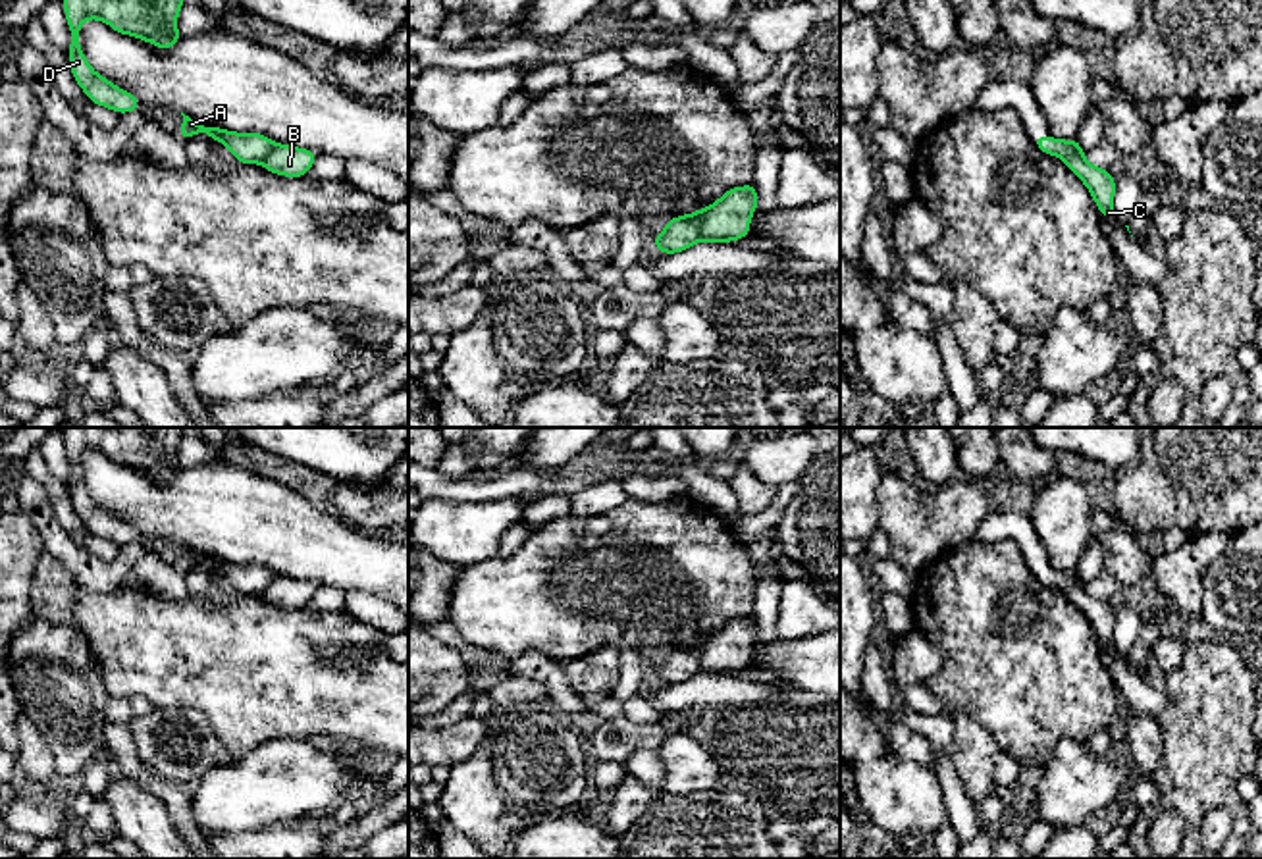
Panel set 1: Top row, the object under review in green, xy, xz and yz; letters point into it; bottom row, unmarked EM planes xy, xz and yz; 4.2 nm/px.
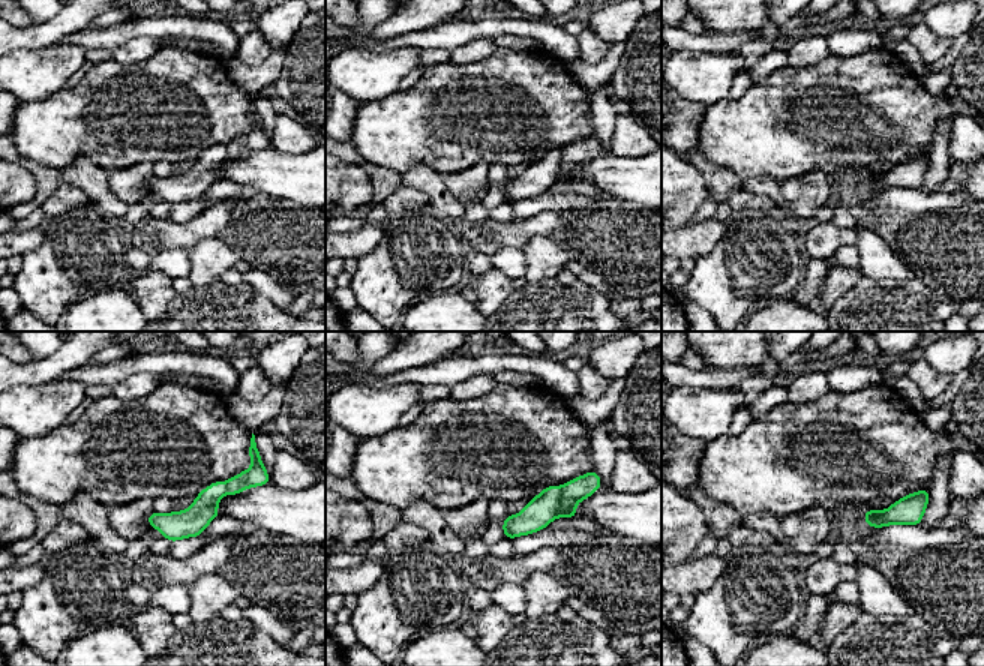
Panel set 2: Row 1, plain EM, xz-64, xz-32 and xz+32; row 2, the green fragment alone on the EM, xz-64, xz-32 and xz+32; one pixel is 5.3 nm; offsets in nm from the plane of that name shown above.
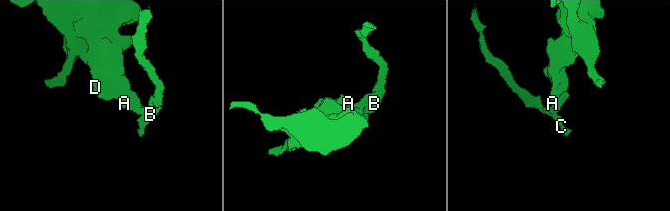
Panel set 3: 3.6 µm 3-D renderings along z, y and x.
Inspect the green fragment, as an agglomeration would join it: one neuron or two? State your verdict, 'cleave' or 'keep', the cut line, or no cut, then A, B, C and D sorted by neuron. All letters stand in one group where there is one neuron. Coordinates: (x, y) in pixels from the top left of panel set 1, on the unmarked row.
cleave; cut xz (708, 642), (700, 671); groups A D / B C

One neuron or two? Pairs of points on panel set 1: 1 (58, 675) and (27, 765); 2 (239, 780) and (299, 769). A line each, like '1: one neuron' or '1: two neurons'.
1: two neurons
2: one neuron

